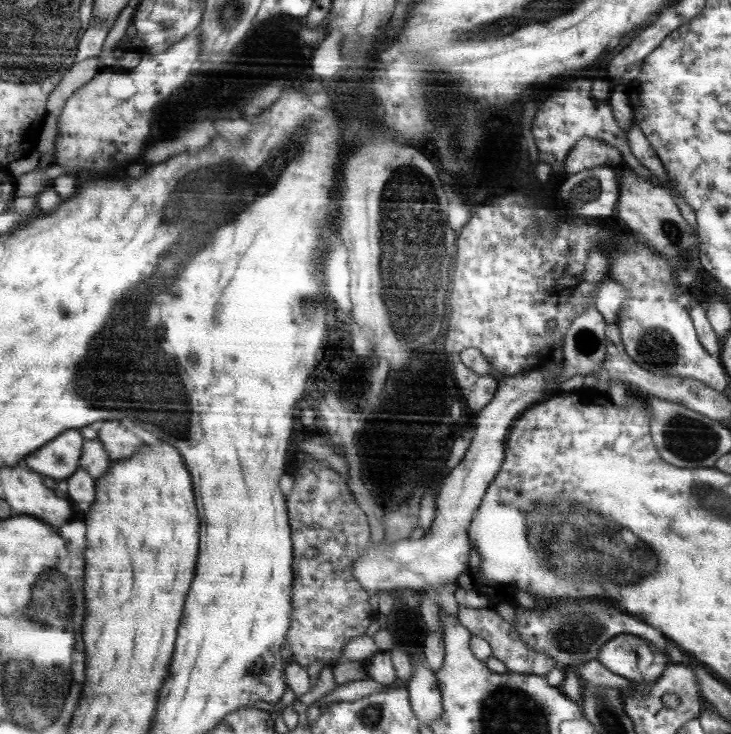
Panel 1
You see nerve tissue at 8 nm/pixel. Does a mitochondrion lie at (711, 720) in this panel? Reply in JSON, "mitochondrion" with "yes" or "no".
{"mitochondrion":"no"}

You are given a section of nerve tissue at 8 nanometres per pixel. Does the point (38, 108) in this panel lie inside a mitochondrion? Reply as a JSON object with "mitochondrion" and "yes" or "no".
{"mitochondrion":"no"}

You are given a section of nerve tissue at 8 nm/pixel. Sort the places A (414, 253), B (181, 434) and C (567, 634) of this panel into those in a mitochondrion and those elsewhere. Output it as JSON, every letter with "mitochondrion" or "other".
{"A":"mitochondrion","B":"other","C":"mitochondrion"}

